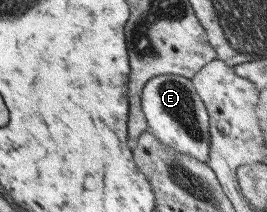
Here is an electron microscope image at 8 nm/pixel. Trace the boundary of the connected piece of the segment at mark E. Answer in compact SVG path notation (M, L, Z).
M180 75L155 76L144 87L142 107L150 126L148 132L179 153L193 156L202 162L210 160L211 116L192 79Z

